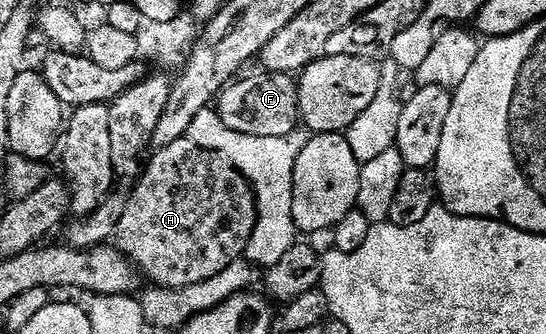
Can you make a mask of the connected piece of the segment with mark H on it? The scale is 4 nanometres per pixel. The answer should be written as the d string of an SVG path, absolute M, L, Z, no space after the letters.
M187 137L169 143L169 147L155 149L150 157L146 162L147 170L145 165L134 182L135 190L130 190L125 215L121 215L121 223L117 223L115 228L114 248L146 280L148 277L152 286L185 288L213 279L247 252L247 244L257 219L255 193L250 183L223 157L219 157L213 150L203 150Z

